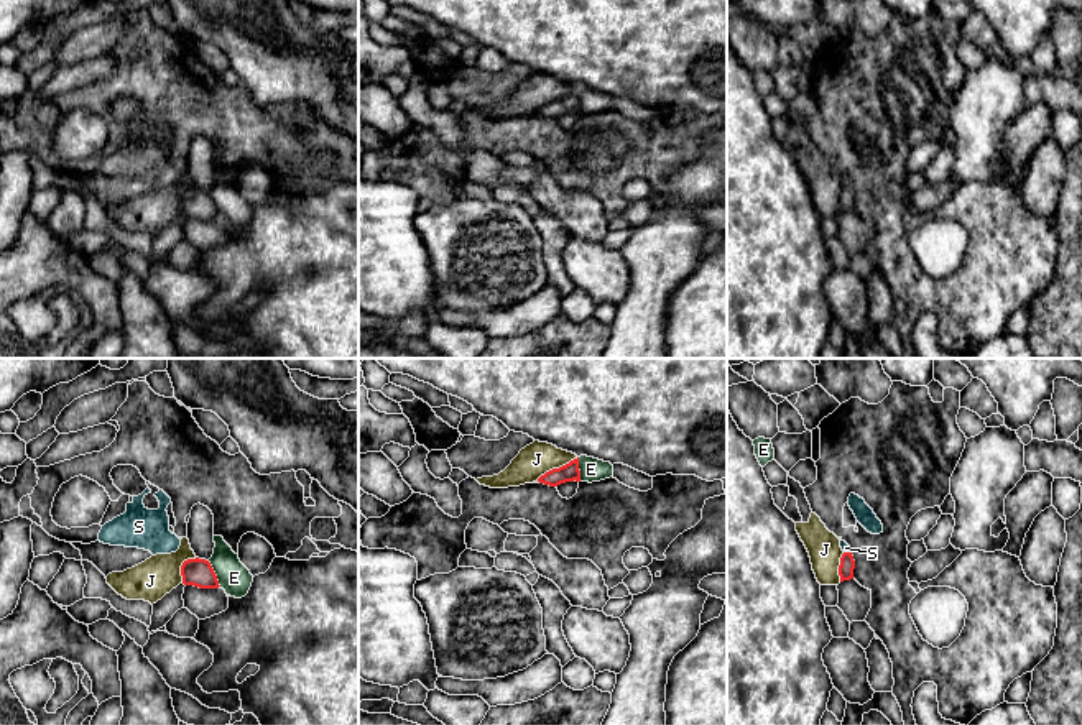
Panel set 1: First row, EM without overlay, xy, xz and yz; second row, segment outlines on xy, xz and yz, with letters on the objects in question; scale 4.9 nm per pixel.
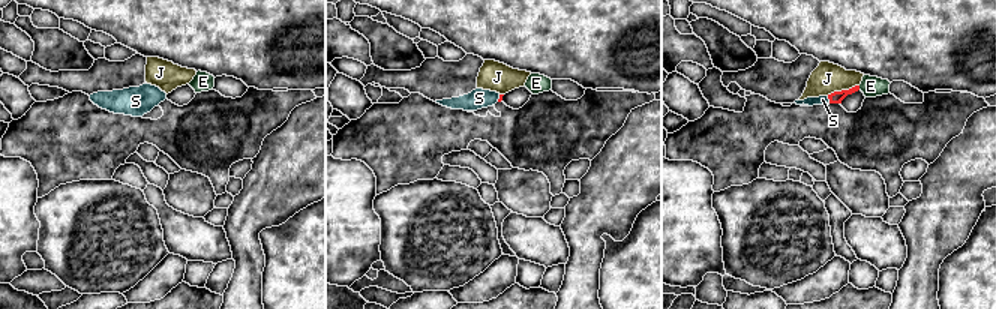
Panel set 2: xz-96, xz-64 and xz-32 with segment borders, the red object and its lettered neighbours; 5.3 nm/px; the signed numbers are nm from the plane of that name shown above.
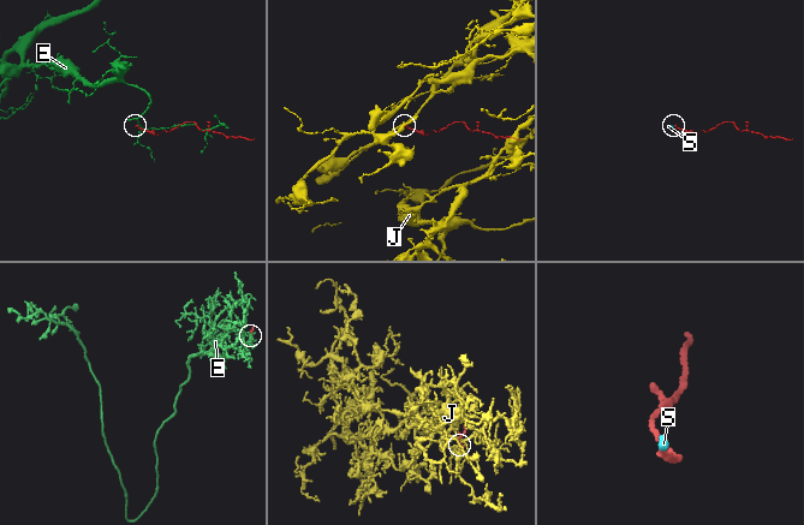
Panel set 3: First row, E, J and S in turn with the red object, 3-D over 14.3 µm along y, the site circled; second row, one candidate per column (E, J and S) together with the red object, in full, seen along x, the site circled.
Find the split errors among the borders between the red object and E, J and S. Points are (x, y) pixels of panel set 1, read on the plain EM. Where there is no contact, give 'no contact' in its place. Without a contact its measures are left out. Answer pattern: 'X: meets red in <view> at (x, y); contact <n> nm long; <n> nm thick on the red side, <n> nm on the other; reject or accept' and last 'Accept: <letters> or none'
E: meets red in xy at (214, 206); contact 140 nm long; 140 nm thick on the red side, 160 nm on the other; reject
J: meets red in xz at (556, 101); contact 240 nm long; 90 nm thick on the red side, 160 nm on the other; reject
S: meets red in yz at (847, 184); contact 30 nm long; 80 nm thick on the red side, 50 nm on the other; accept
Accept: S

